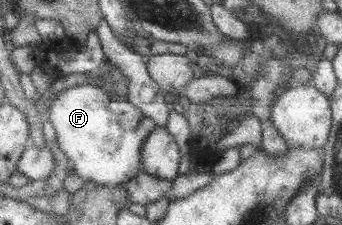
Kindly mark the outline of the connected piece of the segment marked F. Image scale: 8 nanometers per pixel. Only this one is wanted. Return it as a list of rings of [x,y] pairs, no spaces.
[[[93,83],[60,91],[51,102],[48,113],[47,121],[50,126],[55,128],[59,148],[68,157],[70,166],[78,174],[78,177],[85,183],[108,187],[126,184],[132,177],[136,177],[136,173],[143,171],[140,149],[142,149],[146,137],[156,127],[159,127],[152,118],[144,115],[144,112],[130,103],[128,99],[122,98],[122,96],[110,96],[110,92],[106,92],[104,88]]]

